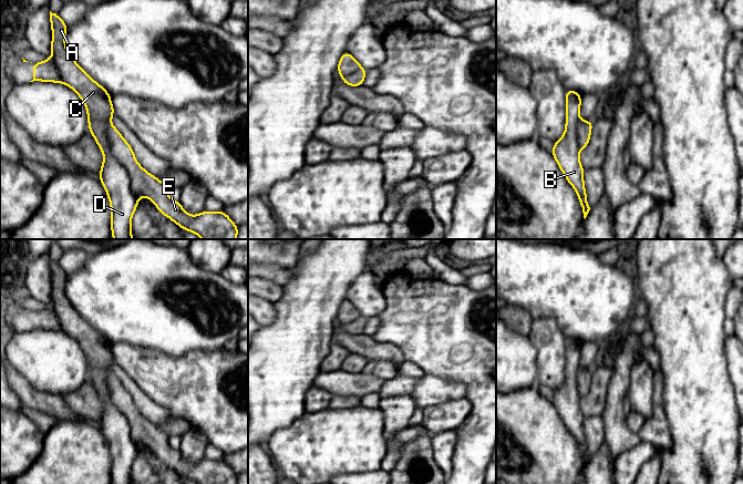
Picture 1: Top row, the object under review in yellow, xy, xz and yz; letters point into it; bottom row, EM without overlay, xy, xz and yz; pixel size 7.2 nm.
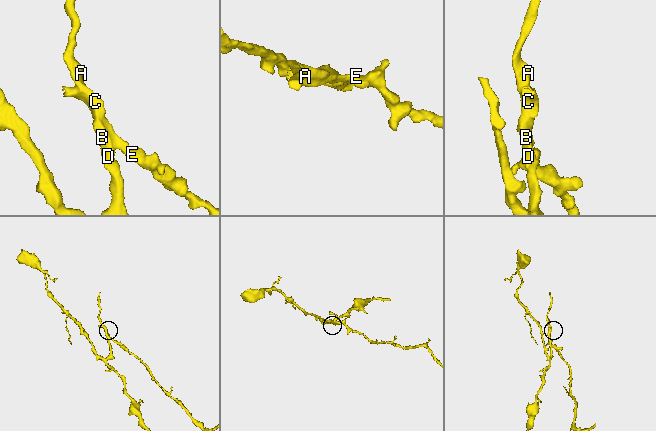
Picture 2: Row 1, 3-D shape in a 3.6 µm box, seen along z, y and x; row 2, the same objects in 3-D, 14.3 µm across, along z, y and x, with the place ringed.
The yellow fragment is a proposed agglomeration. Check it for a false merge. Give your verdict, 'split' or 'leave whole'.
split

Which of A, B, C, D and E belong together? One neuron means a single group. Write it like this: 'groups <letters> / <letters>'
groups A B C D / E

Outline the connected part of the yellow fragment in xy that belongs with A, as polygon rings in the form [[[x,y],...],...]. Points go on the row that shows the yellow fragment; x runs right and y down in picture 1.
[[[50,11],[52,25],[52,58],[62,82],[74,90],[87,111],[89,131],[95,138],[104,158],[99,173],[109,196],[112,215],[111,228],[114,239],[134,239],[131,233],[132,216],[137,208],[138,198],[131,188],[130,175],[112,154],[106,127],[115,114],[107,91],[90,78],[72,59],[65,47],[68,25],[59,14]]]

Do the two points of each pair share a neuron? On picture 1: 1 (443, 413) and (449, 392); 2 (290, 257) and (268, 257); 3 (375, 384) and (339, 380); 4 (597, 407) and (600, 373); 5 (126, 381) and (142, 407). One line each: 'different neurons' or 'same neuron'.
1: different neurons
2: same neuron
3: same neuron
4: same neuron
5: same neuron

